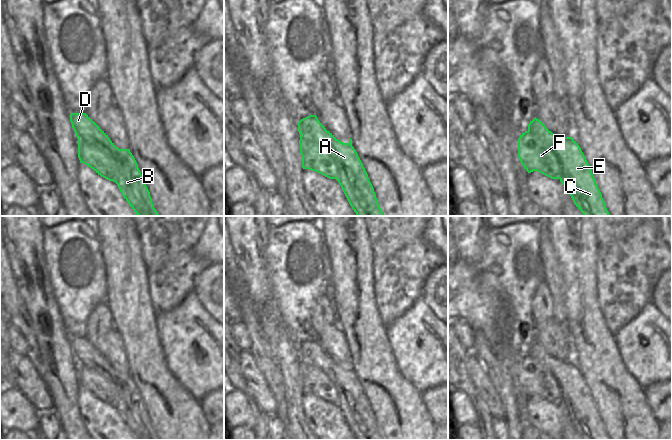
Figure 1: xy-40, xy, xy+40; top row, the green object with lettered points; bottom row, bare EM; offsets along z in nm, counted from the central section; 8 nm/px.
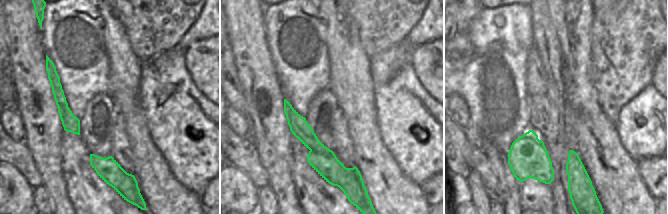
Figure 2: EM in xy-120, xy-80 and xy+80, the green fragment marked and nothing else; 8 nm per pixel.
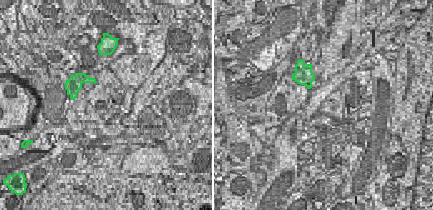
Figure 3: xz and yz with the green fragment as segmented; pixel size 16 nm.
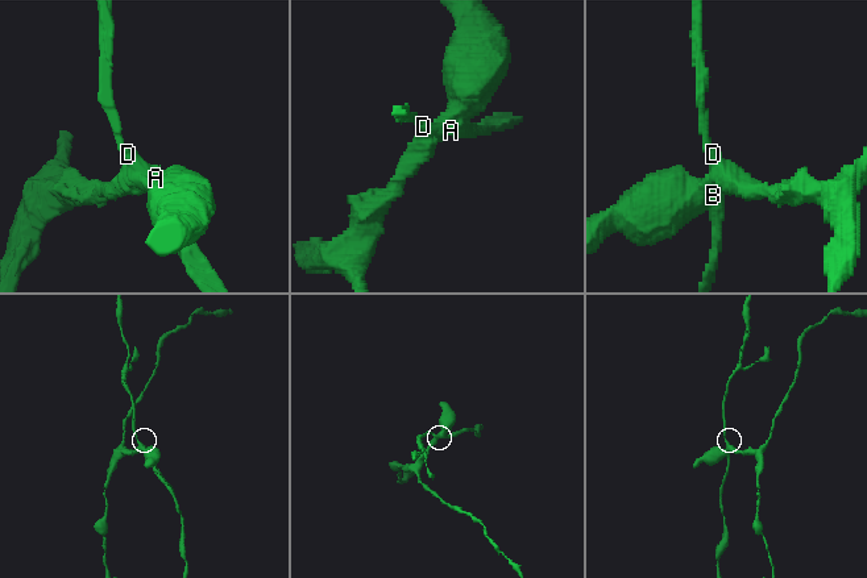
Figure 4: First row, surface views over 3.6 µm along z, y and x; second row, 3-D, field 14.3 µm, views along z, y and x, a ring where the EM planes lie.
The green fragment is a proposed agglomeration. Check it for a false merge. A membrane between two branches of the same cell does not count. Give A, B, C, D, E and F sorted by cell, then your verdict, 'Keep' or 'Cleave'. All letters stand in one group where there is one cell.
Groups: A B C D E / F. Cleave.

